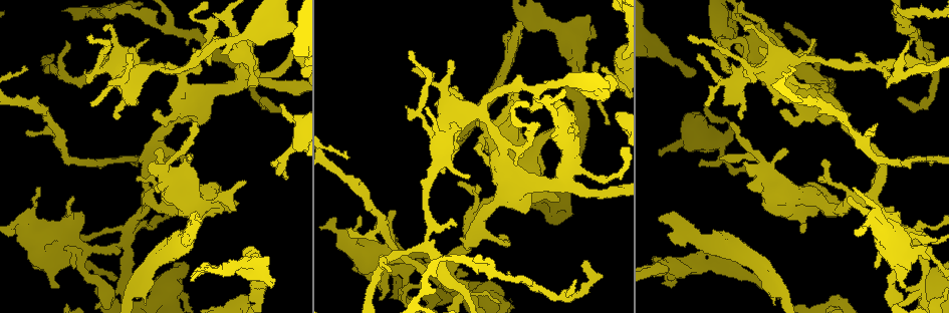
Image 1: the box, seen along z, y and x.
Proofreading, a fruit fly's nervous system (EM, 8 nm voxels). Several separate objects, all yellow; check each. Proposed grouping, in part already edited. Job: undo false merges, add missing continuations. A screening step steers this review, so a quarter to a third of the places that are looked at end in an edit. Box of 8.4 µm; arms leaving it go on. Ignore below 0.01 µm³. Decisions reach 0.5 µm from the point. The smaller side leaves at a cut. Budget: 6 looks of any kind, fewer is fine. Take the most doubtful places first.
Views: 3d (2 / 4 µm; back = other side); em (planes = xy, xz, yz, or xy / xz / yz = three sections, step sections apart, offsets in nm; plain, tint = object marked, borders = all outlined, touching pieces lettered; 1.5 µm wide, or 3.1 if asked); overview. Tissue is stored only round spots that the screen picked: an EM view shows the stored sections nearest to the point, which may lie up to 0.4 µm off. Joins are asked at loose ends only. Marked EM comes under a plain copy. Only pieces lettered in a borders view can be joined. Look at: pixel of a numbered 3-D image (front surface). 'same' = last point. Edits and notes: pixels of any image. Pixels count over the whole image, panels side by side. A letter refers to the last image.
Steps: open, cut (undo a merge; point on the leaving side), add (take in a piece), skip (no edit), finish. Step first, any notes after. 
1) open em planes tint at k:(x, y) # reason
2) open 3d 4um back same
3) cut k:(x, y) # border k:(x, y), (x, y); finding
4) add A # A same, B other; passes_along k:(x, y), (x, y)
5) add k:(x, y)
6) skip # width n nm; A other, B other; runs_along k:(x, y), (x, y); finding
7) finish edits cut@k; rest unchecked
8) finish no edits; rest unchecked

open 3d 2um at 1:(926, 302) # four-way junction

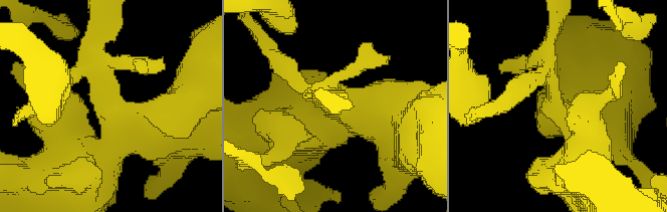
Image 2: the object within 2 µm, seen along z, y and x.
open em yz step 8 borders at 2:(112, 100)

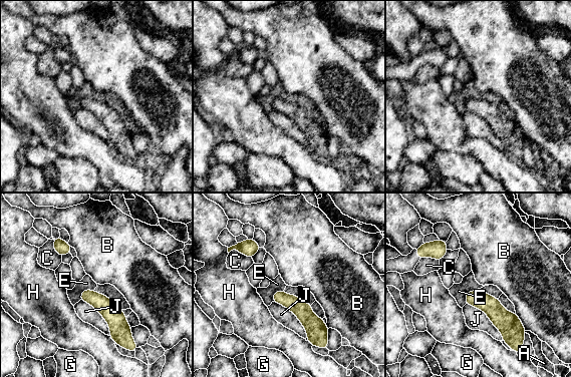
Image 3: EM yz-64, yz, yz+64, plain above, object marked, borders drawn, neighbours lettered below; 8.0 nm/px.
skip # longest_contact J 420 nm; A other, B other, C other, E other, G other, H other, J other; all the same neuron

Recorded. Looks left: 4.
open 3d 4um at 1:(741, 118) # free end

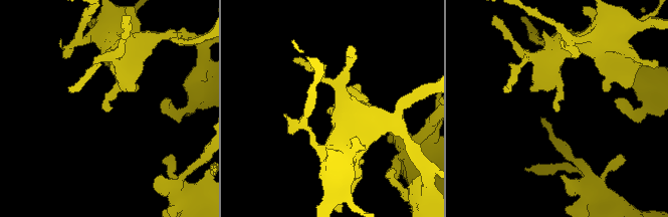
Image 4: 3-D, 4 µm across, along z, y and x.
open em planes borders at 4:(330, 108)

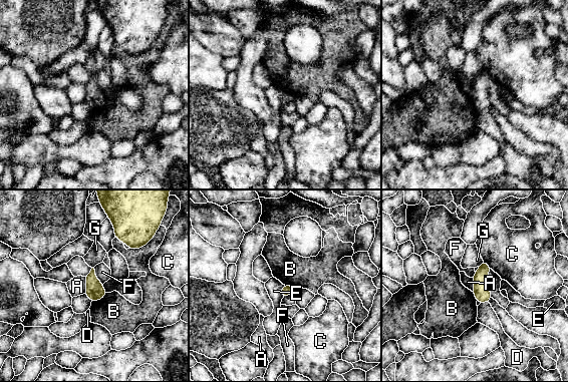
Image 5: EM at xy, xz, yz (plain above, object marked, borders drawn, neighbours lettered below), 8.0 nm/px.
skip # A other, B other, C other, D other, E other, F other, G other; border 5:(84, 277), (85, 293); no lettered piece goes on from it

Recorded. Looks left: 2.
open em planes borders at 1:(606, 122) # branch stops here

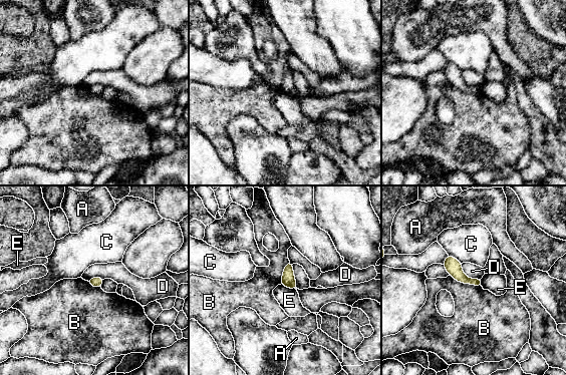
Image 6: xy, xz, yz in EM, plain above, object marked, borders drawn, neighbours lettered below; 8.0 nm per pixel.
skip # A other, B other, C other, D other, E other; border 6:(280, 284), (295, 290); none of them fits

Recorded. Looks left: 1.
finish no edits; rest unchecked

